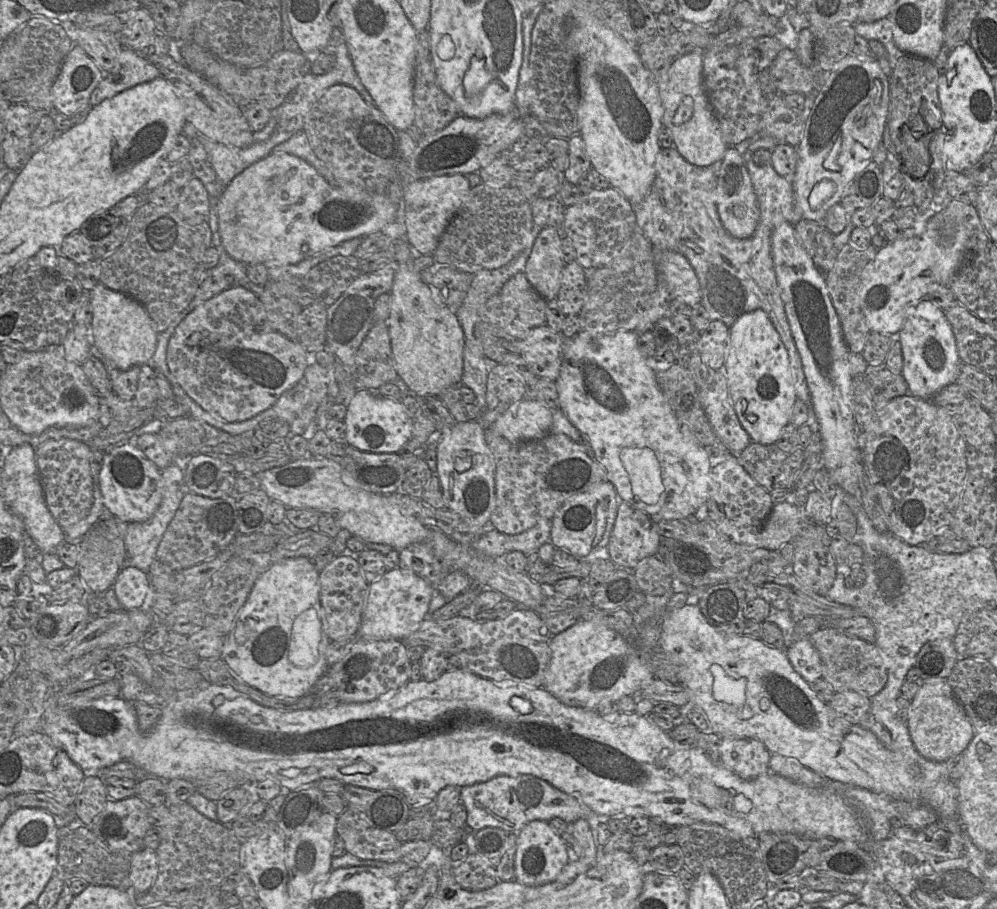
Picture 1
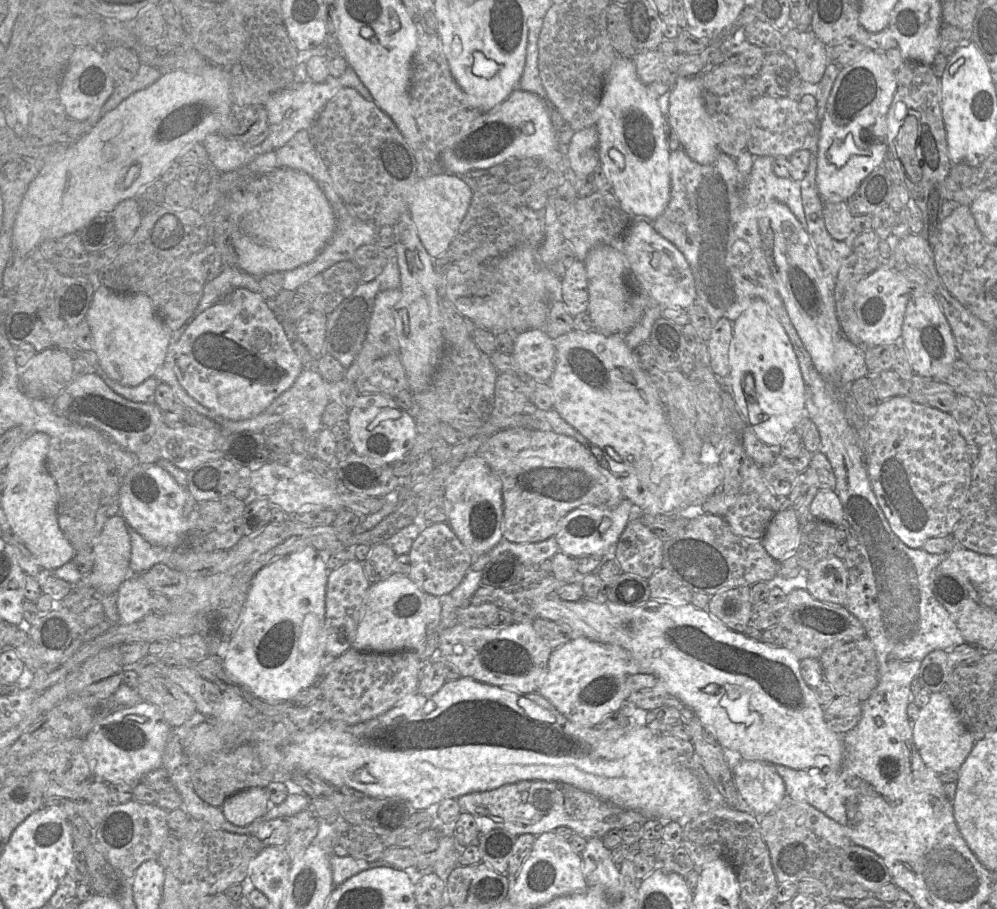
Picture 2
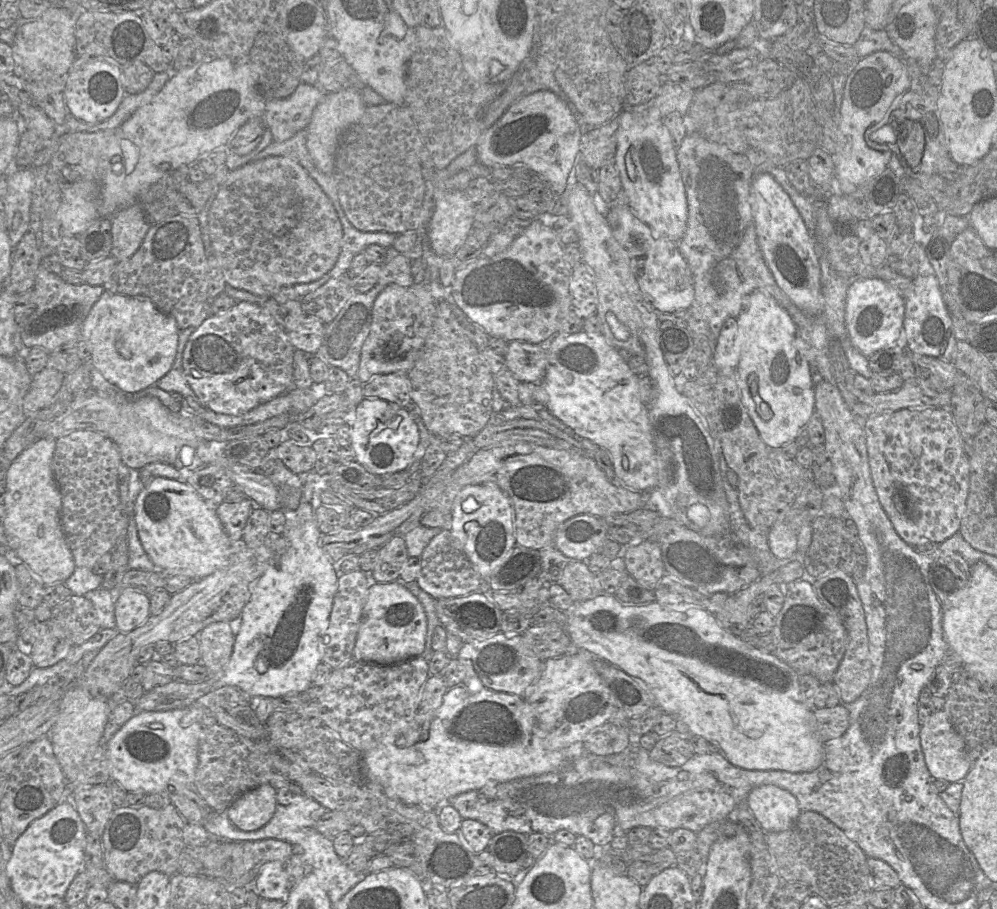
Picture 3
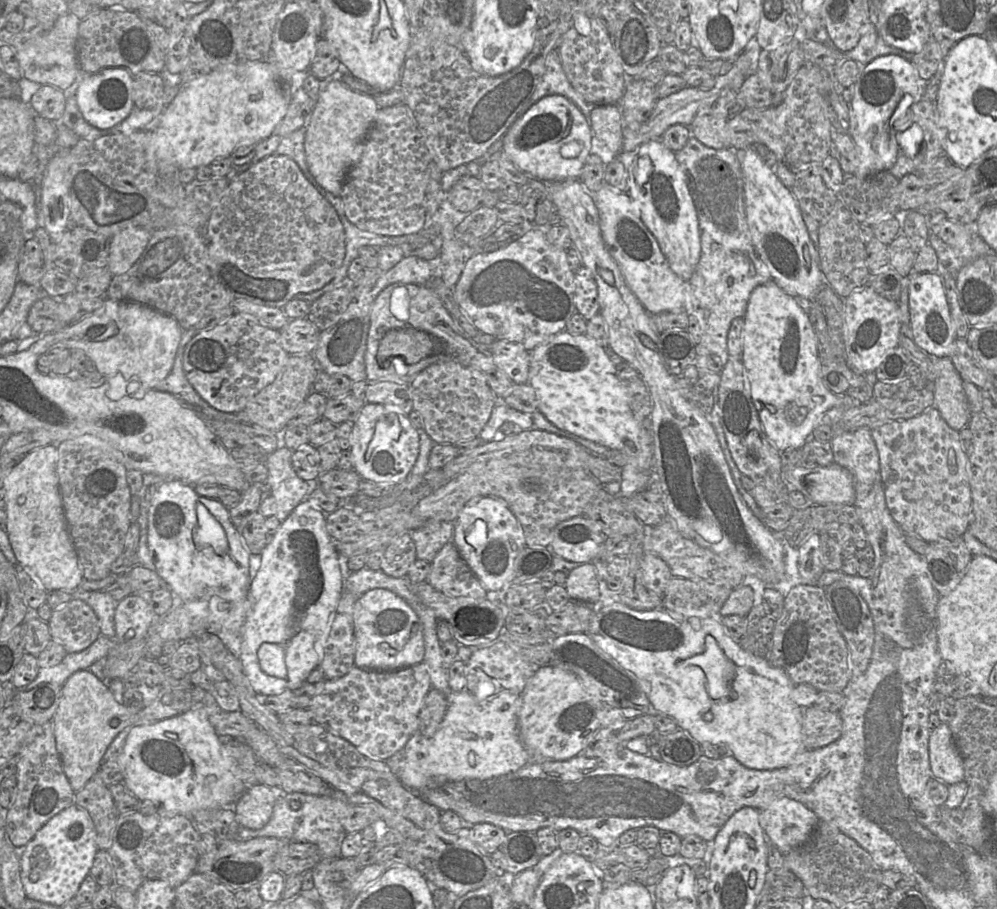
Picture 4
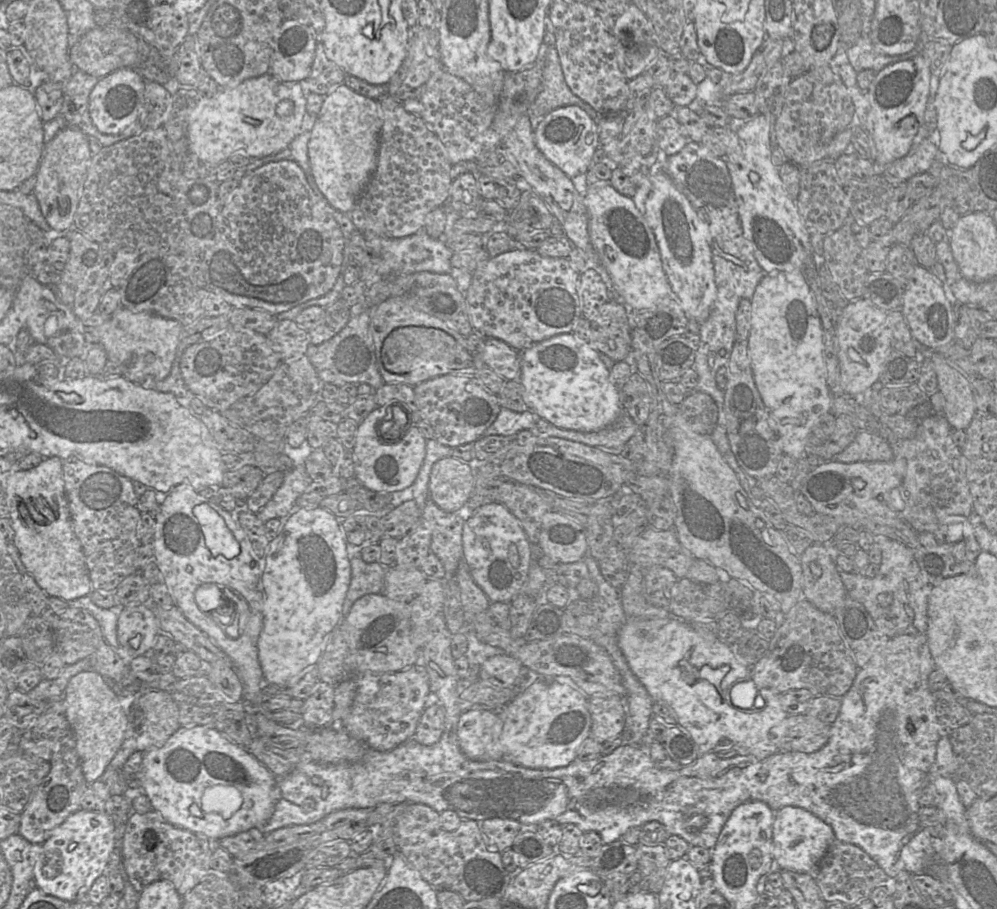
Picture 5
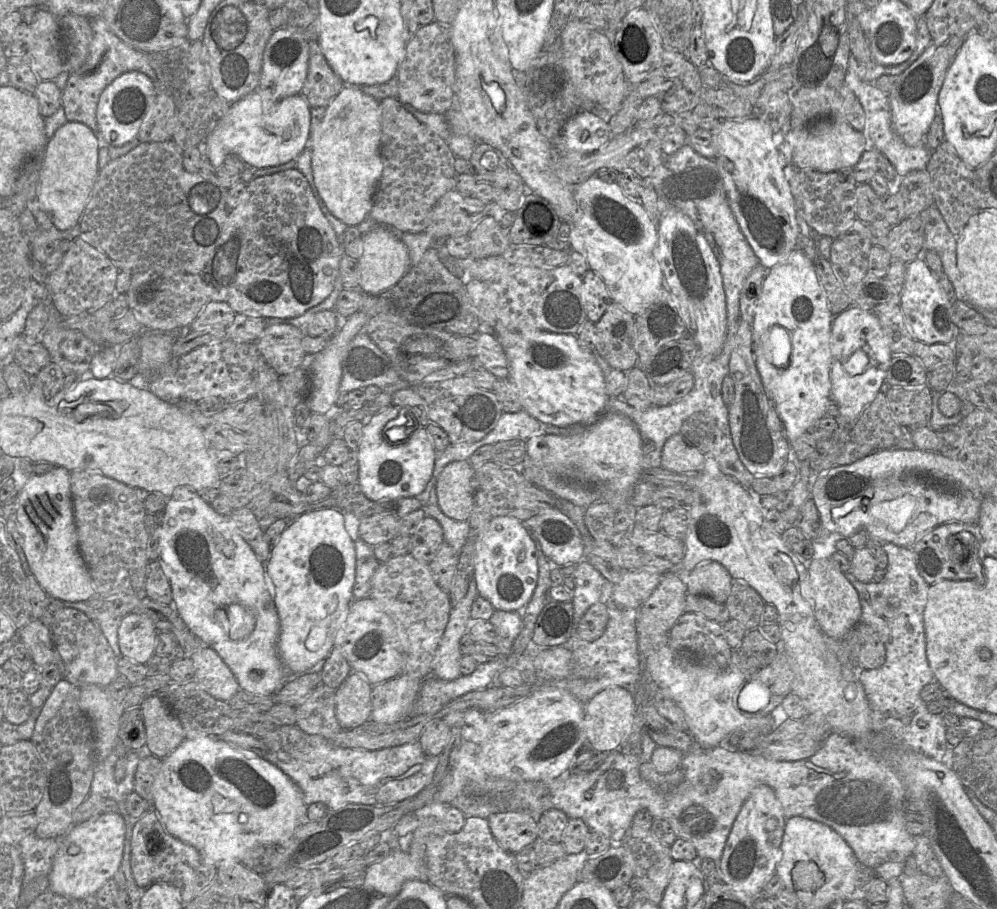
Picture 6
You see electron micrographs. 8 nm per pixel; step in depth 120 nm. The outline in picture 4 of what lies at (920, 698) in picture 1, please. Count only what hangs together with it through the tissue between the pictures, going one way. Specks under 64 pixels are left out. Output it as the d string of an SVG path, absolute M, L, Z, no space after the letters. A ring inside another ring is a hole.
M942 723L931 730L929 763L934 777L946 785L964 781L963 759L953 742L947 723Z

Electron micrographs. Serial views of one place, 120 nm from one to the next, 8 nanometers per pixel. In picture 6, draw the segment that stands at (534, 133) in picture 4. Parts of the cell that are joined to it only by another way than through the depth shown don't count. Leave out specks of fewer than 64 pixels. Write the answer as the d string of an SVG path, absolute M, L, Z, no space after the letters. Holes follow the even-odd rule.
M580 111L566 122L554 149L557 153L593 153L605 146L611 137L609 121L590 111Z

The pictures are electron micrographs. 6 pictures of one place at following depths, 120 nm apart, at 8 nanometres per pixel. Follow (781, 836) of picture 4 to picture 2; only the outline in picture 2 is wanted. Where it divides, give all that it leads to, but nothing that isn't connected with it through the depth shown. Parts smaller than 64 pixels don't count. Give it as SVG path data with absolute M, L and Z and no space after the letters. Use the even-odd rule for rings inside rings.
M742 759L732 773L749 811L758 818L771 813L787 799L785 784L772 764Z

